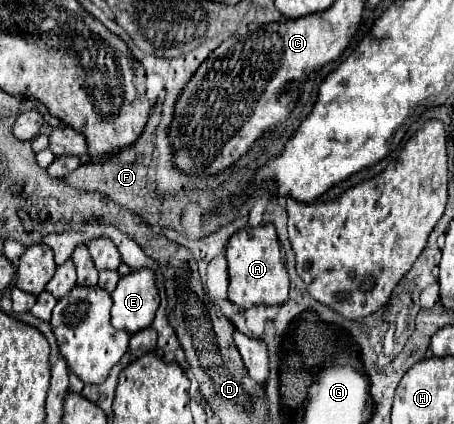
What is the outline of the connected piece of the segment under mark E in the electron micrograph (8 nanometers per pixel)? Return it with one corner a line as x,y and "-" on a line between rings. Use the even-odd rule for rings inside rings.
147,268
123,276
111,294
111,324
117,330
135,334
151,326
159,308
159,292
155,286
155,274

